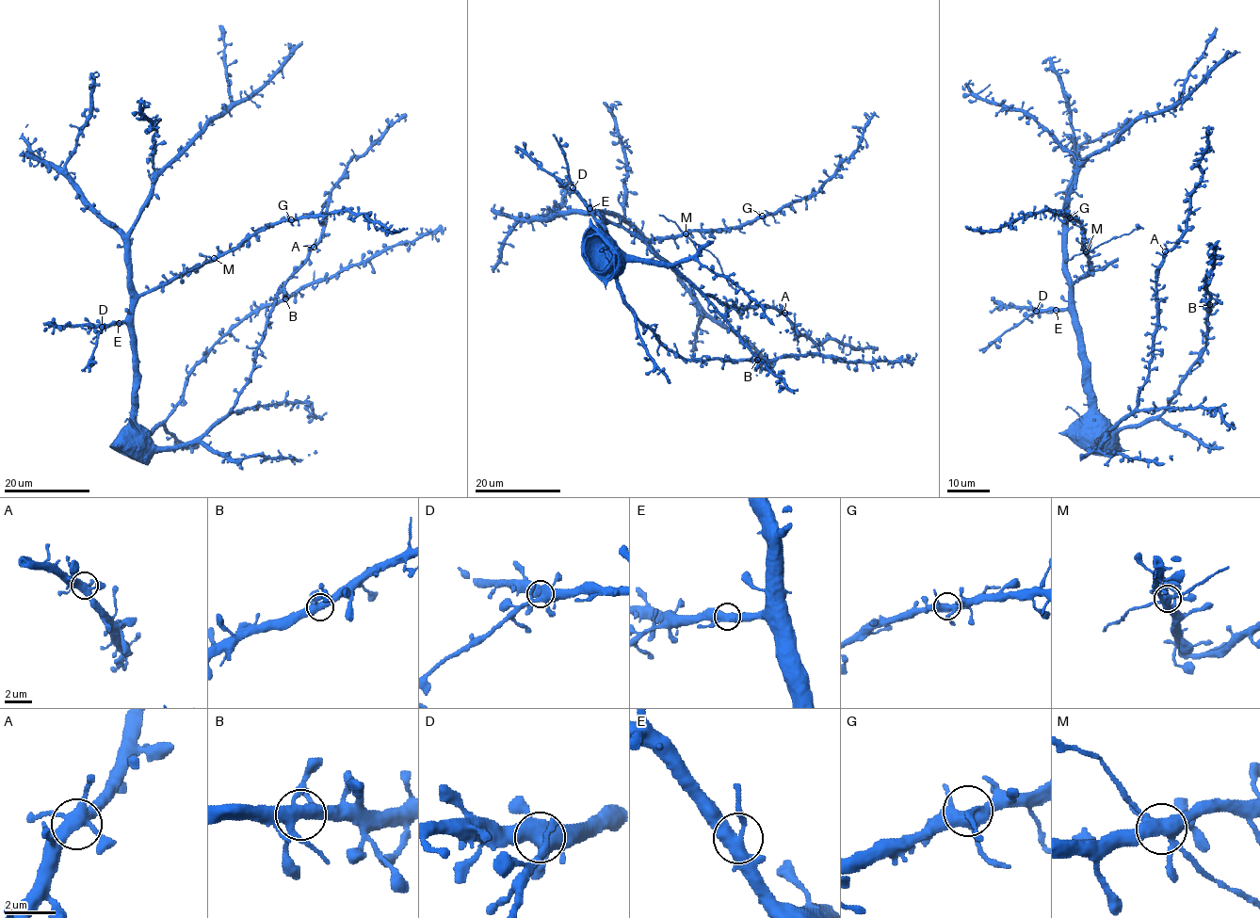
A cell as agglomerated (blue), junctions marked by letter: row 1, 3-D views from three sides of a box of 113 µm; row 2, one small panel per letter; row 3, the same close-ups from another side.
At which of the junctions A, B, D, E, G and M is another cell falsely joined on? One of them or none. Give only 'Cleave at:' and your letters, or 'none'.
Cleave at: none

